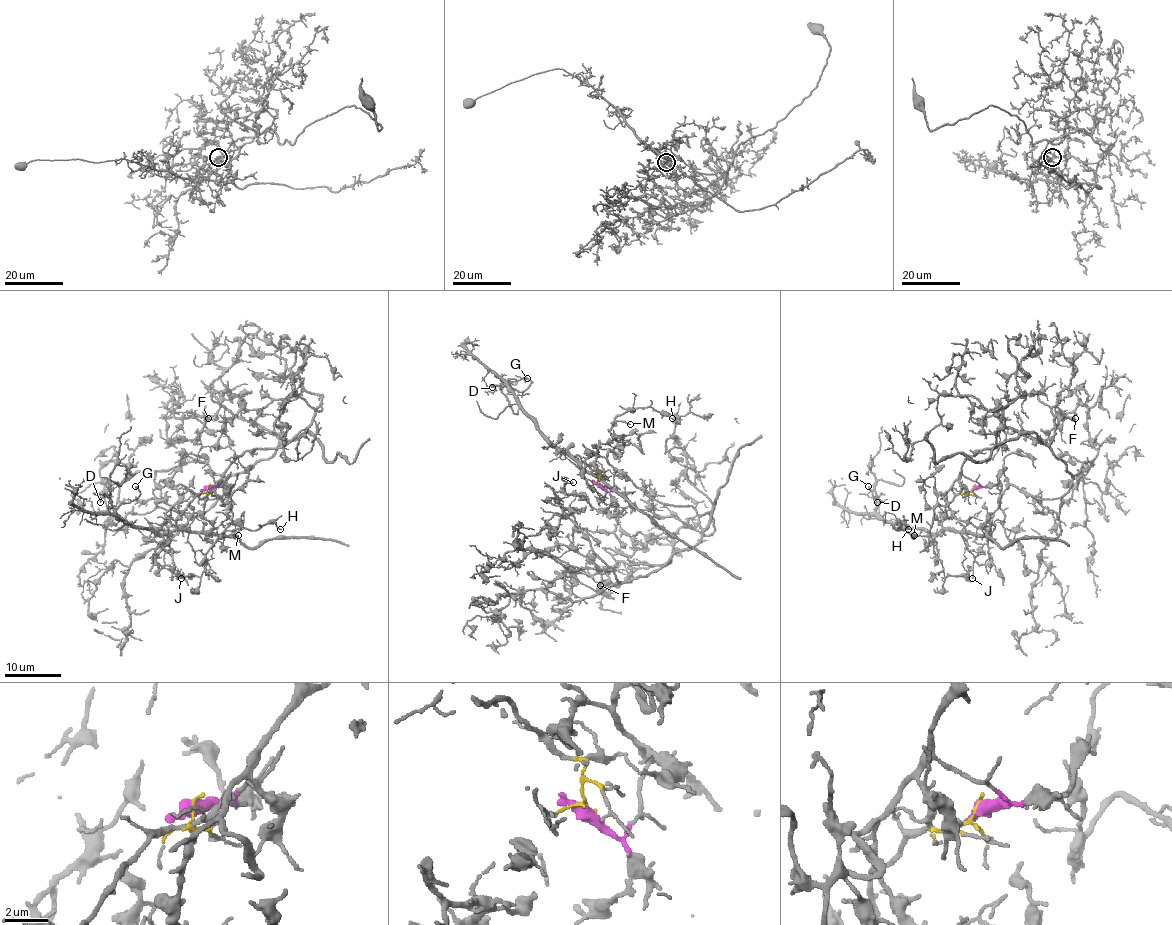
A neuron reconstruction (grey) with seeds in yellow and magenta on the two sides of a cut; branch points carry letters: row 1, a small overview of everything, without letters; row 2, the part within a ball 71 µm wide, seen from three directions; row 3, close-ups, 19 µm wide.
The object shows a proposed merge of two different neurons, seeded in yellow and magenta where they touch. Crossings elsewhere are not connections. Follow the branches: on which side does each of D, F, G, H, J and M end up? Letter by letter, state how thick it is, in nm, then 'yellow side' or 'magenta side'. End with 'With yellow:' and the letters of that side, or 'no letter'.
D: 130 nm thick; yellow side
F: 150 nm thick; magenta side
G: 180 nm thick; yellow side
H: 120 nm thick; magenta side
J: 160 nm thick; magenta side
M: 90 nm thick; magenta side
With yellow: D, G

